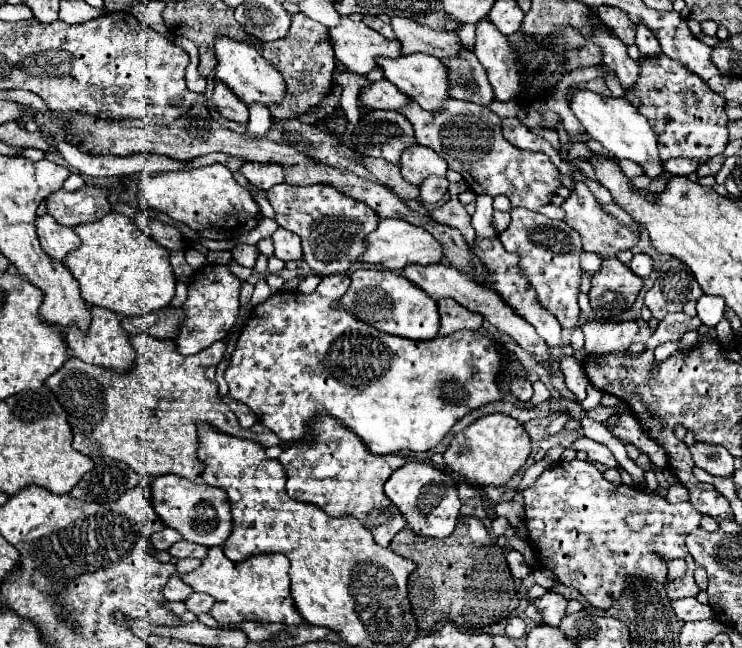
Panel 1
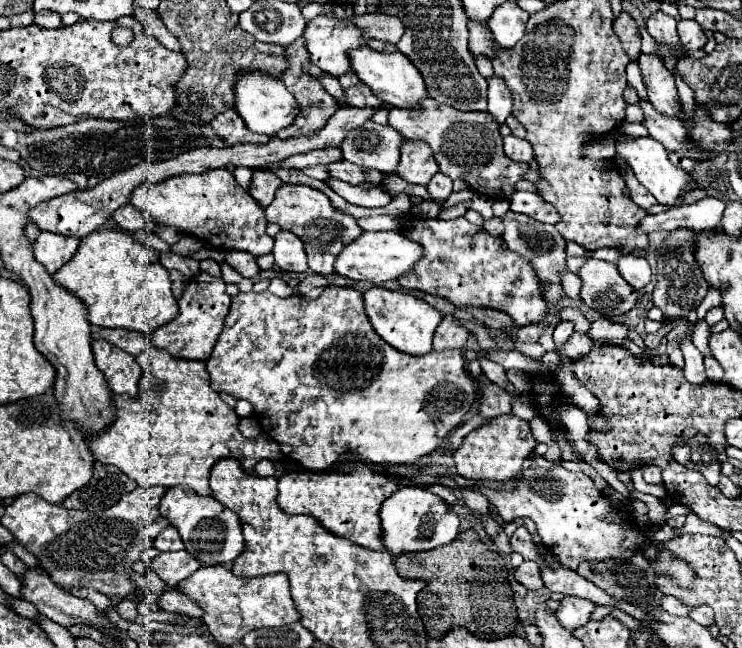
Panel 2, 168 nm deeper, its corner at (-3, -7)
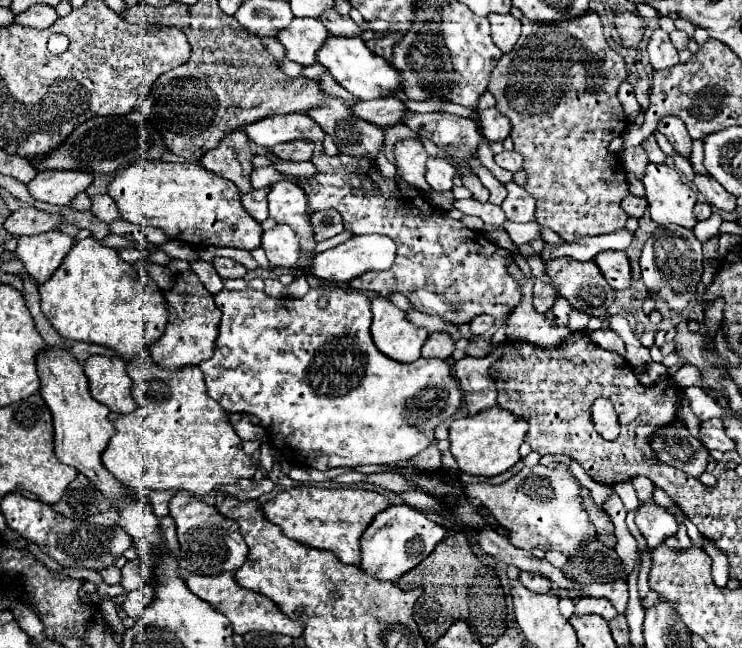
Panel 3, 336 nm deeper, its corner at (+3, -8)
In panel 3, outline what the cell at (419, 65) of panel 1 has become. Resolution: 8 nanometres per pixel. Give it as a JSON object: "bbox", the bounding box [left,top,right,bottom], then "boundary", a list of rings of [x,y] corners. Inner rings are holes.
{"bbox":[317,36,403,100],"boundary":[[[329,36],[329,40],[323,44],[323,48],[317,52],[319,64],[329,68],[331,76],[355,98],[359,100],[373,100],[373,98],[391,98],[397,96],[397,92],[403,90],[403,84],[399,84],[399,70],[387,62],[385,58],[373,54],[363,38],[341,38],[341,36]]]}

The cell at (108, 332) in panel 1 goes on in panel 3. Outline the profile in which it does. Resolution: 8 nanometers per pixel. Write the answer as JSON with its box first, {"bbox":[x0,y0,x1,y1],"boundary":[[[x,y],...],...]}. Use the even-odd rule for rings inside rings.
{"bbox":[83,356,135,414],"boundary":[[[89,356],[83,362],[83,368],[89,378],[93,398],[119,414],[129,414],[135,410],[135,402],[131,398],[133,384],[127,374],[127,362],[123,358]]]}

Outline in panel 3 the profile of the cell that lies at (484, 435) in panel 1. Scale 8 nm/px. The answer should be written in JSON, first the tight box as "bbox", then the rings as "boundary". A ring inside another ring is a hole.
{"bbox":[449,408,527,476],"boundary":[[[487,408],[473,418],[453,420],[449,426],[451,454],[457,460],[461,472],[471,476],[497,476],[509,470],[519,458],[519,446],[527,432],[527,422],[503,408]]]}

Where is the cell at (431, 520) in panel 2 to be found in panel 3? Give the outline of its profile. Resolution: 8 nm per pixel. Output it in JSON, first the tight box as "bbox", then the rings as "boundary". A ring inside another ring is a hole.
{"bbox":[361,504,447,582],"boundary":[[[393,504],[375,516],[373,524],[361,536],[361,568],[379,580],[397,582],[401,574],[425,560],[445,536],[447,528],[429,520],[423,512],[411,508],[409,504]]]}

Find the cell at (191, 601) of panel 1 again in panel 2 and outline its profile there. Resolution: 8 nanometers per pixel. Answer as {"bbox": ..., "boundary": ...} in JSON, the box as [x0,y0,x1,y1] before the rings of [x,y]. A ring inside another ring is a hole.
{"bbox":[157,587,201,617],"boundary":[[[165,587],[161,597],[157,599],[157,605],[163,611],[173,611],[173,613],[185,613],[191,617],[201,617],[201,607],[197,607],[191,599],[185,599],[185,595],[181,595],[177,589]]]}

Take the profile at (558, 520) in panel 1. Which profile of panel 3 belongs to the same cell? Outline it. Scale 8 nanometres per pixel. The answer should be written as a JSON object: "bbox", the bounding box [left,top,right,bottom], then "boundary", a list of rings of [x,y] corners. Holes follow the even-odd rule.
{"bbox":[463,462,595,558],"boundary":[[[561,462],[557,464],[557,468],[549,468],[543,464],[523,468],[499,486],[463,484],[463,490],[467,498],[481,500],[481,504],[497,518],[497,522],[509,530],[511,542],[523,550],[555,550],[565,554],[567,558],[573,558],[583,552],[589,540],[595,540],[595,526],[589,520],[589,514],[583,508],[583,500],[579,496],[581,484]]]}

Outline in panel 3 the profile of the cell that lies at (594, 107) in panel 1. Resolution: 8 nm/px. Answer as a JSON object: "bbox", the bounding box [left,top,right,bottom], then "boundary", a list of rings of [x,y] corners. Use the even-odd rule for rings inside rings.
{"bbox":[641,162,697,230],"boundary":[[[649,162],[645,166],[645,176],[641,182],[645,188],[645,196],[649,200],[649,214],[657,224],[679,224],[679,226],[685,226],[689,230],[695,226],[697,220],[693,214],[693,206],[697,202],[697,192],[681,180],[679,170],[669,168],[665,164]]]}

